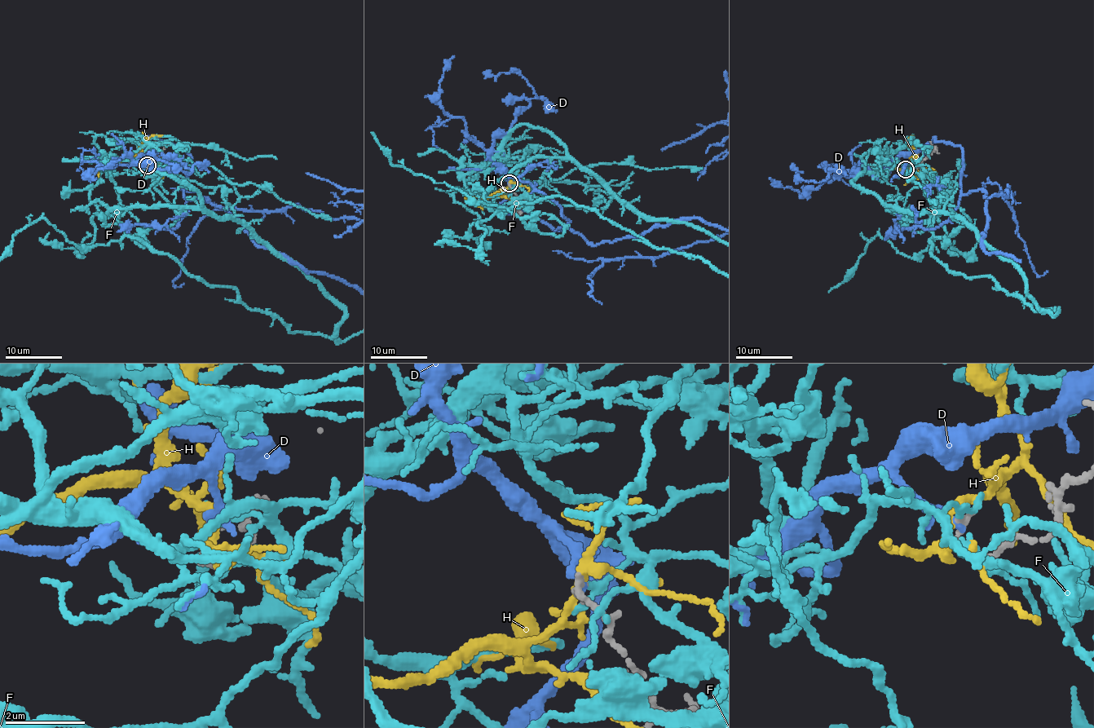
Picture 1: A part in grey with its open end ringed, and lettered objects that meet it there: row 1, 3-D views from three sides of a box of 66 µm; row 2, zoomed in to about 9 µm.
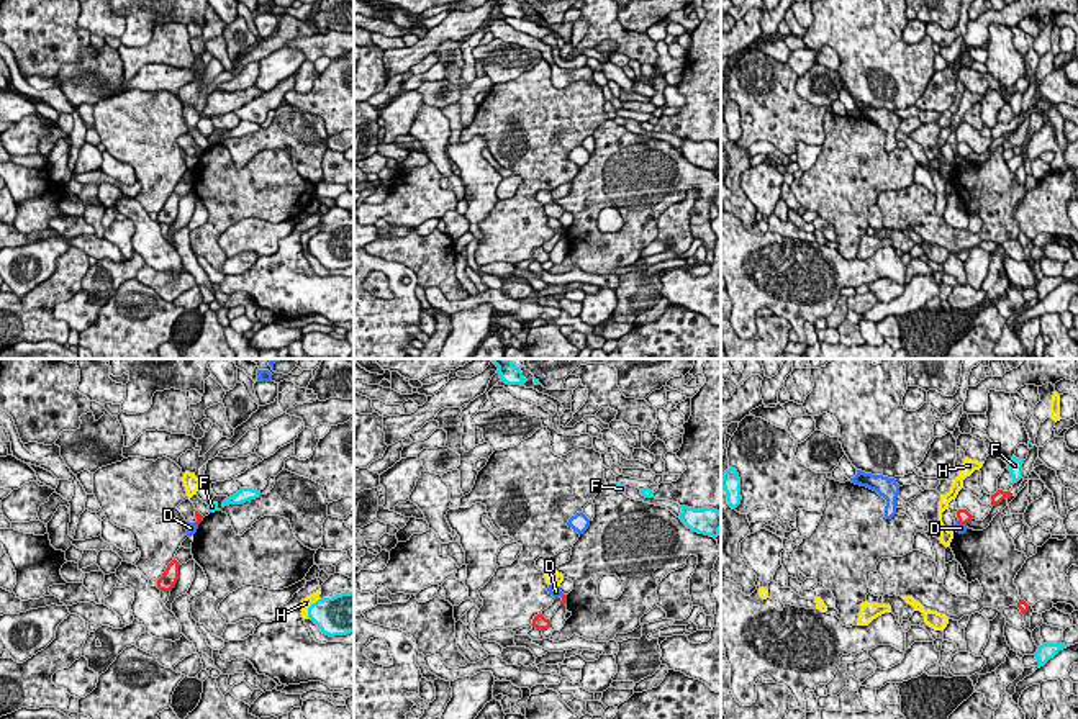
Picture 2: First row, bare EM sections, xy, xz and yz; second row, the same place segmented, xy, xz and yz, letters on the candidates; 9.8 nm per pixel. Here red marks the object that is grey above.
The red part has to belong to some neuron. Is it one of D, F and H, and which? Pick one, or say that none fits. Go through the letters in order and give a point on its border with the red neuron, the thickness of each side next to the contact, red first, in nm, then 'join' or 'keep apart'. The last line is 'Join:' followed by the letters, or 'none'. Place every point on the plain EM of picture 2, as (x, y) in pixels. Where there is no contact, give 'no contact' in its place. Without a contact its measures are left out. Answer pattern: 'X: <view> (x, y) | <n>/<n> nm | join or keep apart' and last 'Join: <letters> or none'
D: yz (962, 156) | 130/100 nm | keep apart
F: no contact | keep apart
H: no contact | keep apart
Join: none

